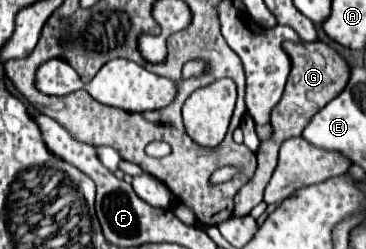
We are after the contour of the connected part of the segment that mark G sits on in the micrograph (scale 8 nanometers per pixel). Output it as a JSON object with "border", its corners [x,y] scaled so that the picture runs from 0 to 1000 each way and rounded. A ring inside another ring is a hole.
{"border":[[[858,165],[858,173],[770,173],[770,197],[787,213],[798,245],[798,285],[776,357],[770,398],[738,454],[738,494],[749,510],[743,558],[721,566],[705,606],[705,679],[699,679],[699,823],[721,791],[721,759],[754,679],[760,647],[760,598],[781,558],[820,550],[825,518],[847,494],[847,462],[858,462],[869,438],[880,438],[896,406],[907,406],[918,382],[934,373],[934,357],[951,333],[956,269],[951,253],[891,173]]]}

